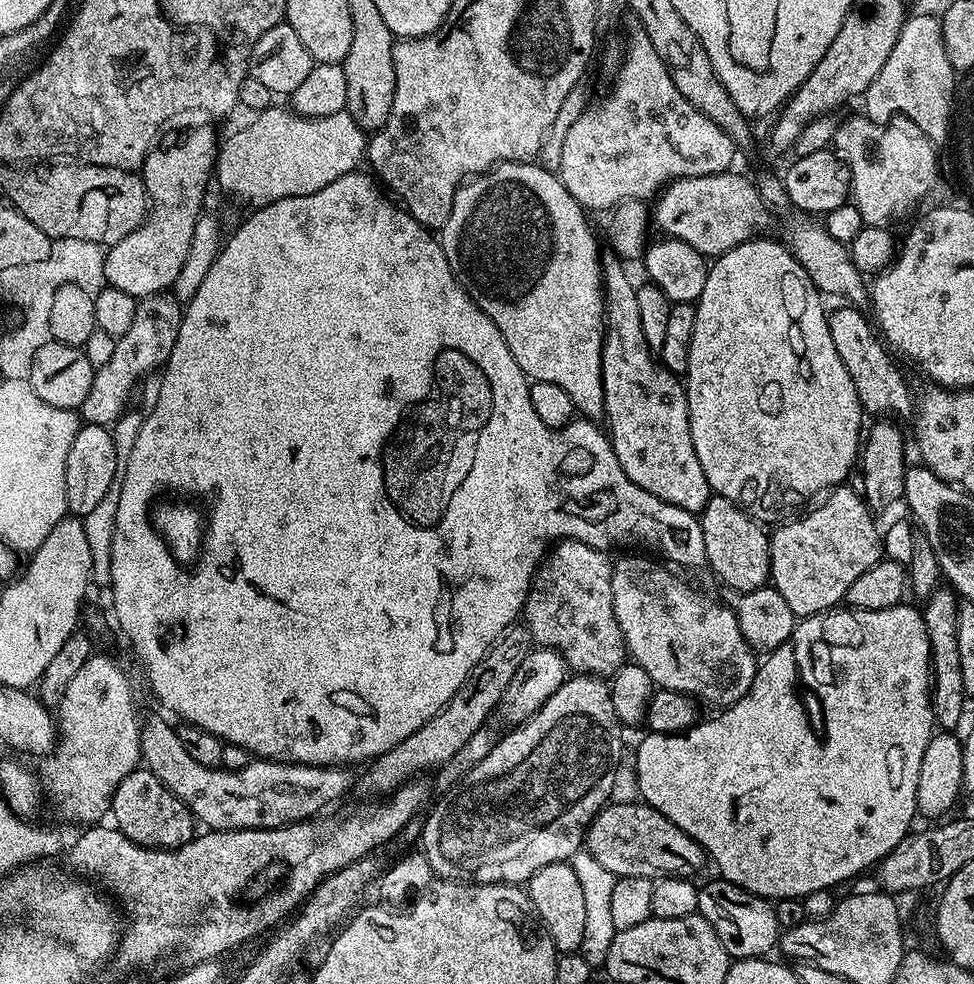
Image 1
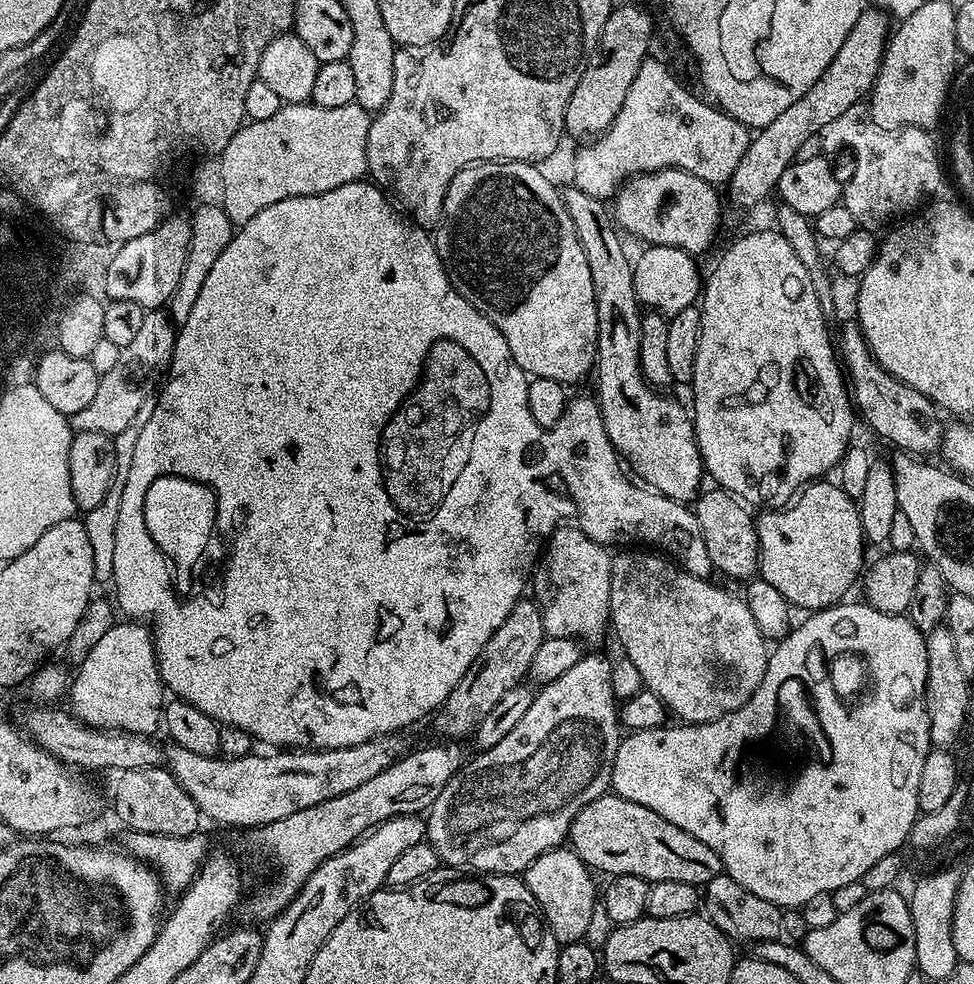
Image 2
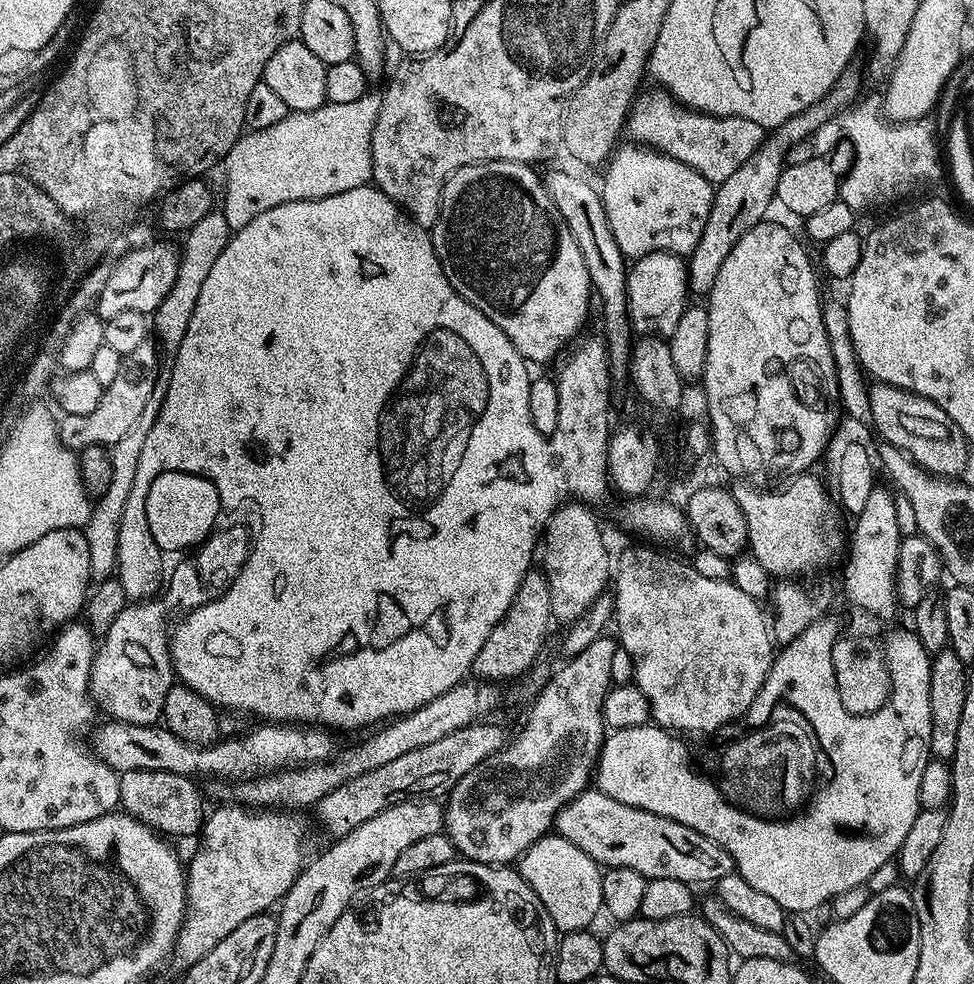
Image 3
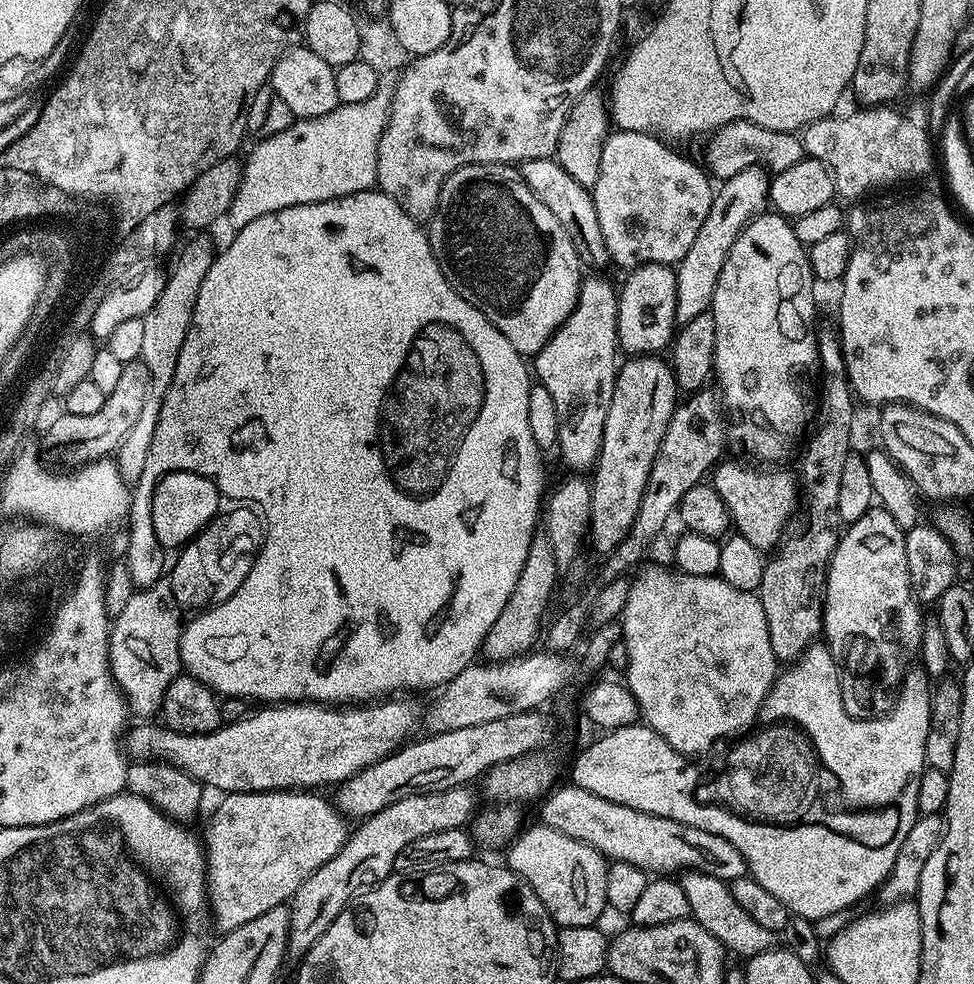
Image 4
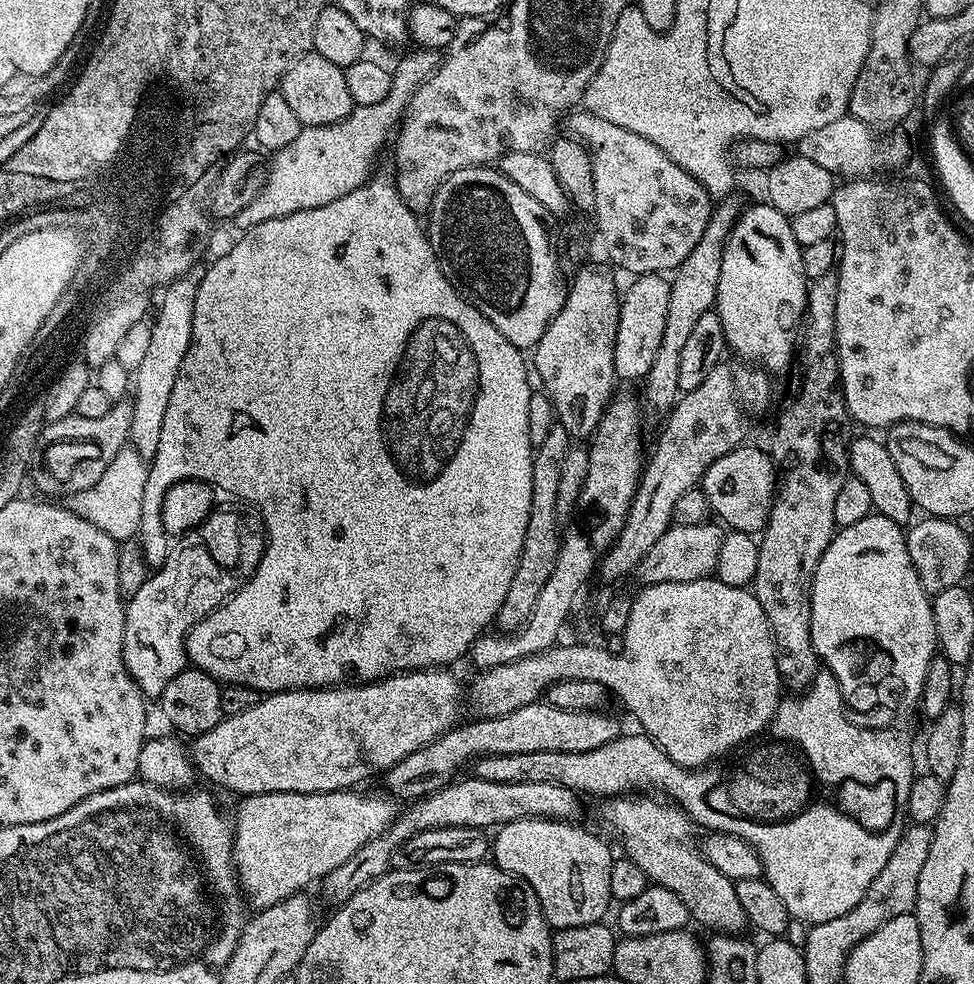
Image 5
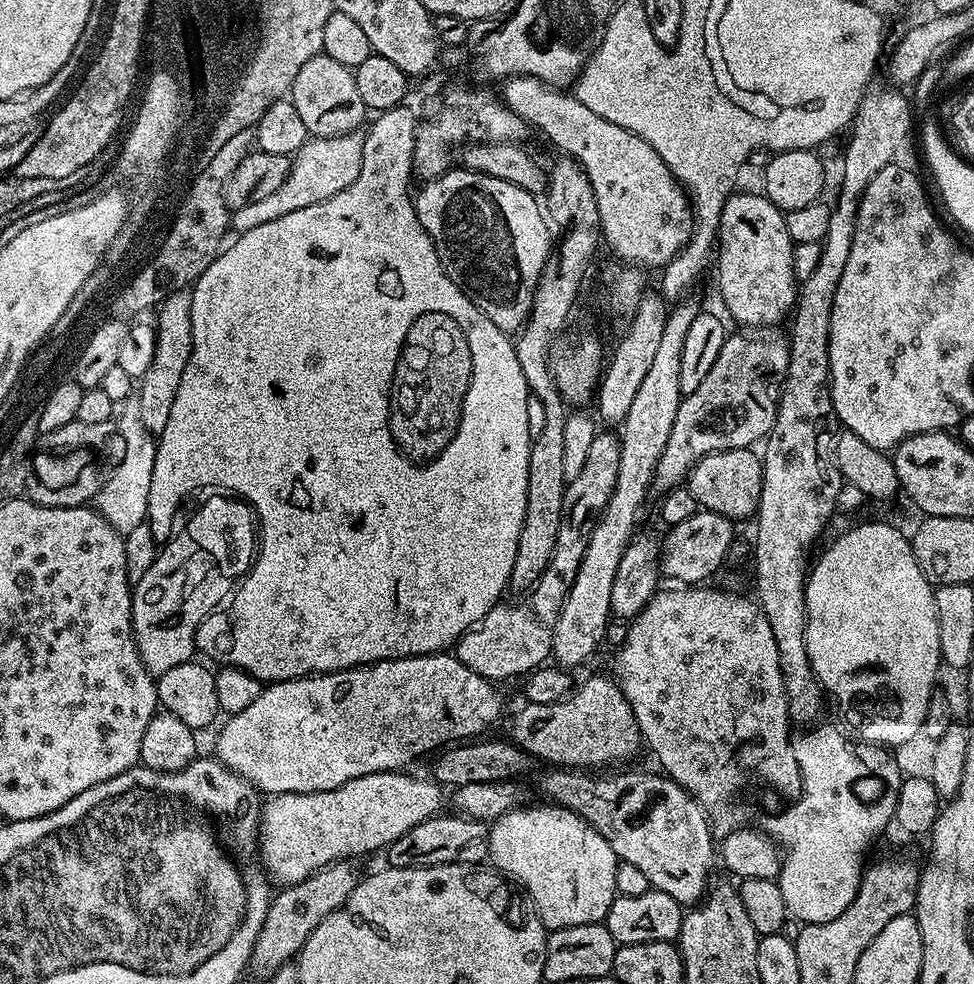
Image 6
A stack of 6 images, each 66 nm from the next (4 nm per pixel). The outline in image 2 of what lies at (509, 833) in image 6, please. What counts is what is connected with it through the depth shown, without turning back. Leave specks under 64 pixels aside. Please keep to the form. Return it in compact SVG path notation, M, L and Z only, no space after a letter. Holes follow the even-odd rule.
M571 847L549 848L522 873L522 879L530 894L534 894L540 907L540 915L548 923L548 929L560 945L584 940L586 930L590 930L590 918L594 918L594 910L598 907L598 884L596 888L595 882L592 881L592 869L586 867L582 858L578 858L578 854L572 851Z

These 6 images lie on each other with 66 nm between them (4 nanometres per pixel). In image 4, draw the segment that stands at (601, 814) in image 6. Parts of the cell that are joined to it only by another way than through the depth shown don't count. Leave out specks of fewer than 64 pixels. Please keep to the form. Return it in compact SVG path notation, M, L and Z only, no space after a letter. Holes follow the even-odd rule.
M685 871L679 877L679 881L682 890L686 890L686 902L690 902L691 919L710 930L710 934L714 934L714 938L718 938L721 946L731 955L733 952L736 956L747 958L777 947L777 933L766 930L766 926L758 926L758 922L754 922L754 918L750 918L750 914L746 914L746 910L742 910L738 902L734 902L734 894L725 881L710 874L689 871Z

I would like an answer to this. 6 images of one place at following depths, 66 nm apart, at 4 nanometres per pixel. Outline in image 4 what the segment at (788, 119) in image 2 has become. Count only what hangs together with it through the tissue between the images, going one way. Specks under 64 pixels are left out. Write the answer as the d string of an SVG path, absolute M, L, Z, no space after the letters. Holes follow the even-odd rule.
M757 166L741 170L739 174L734 174L734 178L723 181L715 189L710 214L706 214L702 230L698 230L690 250L686 250L686 258L682 258L674 268L678 286L677 325L684 325L698 318L698 314L711 309L714 290L718 286L718 274L722 274L722 266L726 262L726 254L730 254L730 246L738 242L740 231L769 207L769 183L769 173Z

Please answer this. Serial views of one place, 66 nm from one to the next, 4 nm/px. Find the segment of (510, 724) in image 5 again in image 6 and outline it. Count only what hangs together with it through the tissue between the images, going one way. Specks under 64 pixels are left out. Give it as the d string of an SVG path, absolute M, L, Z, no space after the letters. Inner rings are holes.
M611 675L592 676L581 684L579 681L570 695L563 696L558 702L525 703L523 707L524 709L513 718L507 735L513 744L517 744L537 761L545 760L545 765L563 766L573 770L594 770L598 764L612 764L615 760L624 760L642 748L640 727L634 718L634 710L630 702L626 702L622 690Z

